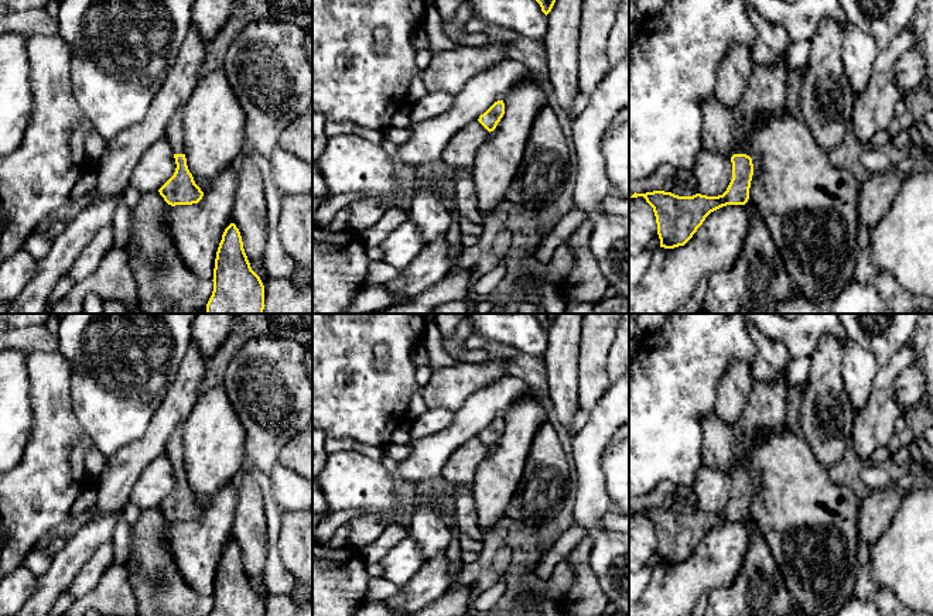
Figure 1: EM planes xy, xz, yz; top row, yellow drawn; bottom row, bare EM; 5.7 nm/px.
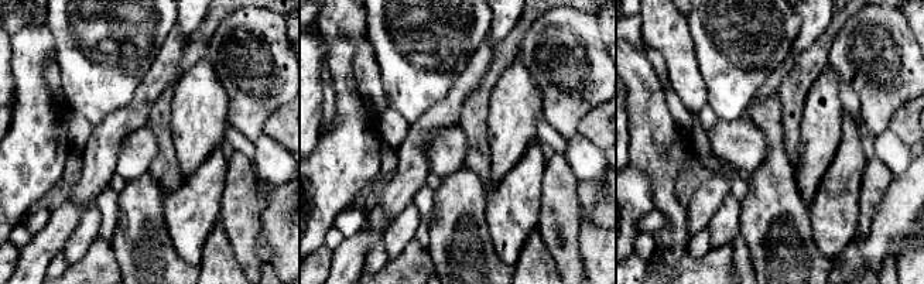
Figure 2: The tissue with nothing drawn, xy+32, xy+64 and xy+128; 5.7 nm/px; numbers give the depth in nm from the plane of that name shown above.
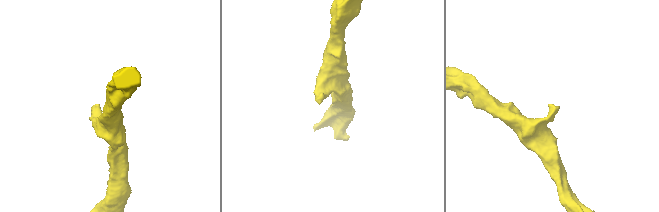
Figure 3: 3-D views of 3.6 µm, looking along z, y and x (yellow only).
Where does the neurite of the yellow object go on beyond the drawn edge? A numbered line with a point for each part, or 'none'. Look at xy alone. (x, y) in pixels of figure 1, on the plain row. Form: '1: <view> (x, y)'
1: xy (174, 444)

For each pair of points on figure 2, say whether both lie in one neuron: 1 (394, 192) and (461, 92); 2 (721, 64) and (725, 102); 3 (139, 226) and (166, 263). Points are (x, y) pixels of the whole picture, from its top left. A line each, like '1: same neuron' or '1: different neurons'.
1: same neuron
2: same neuron
3: same neuron

